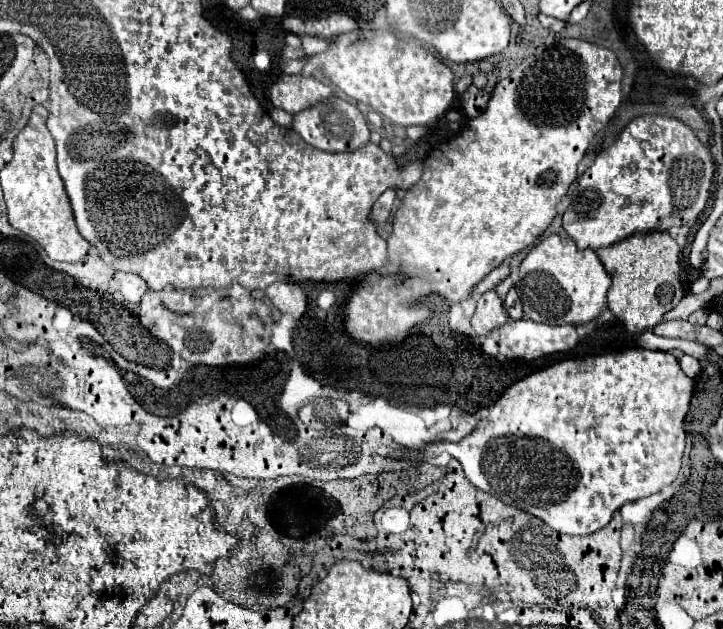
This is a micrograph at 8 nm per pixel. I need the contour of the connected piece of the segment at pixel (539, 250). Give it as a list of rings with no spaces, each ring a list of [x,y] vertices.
[[[560,234],[546,236],[528,252],[528,256],[520,264],[520,280],[516,284],[524,316],[542,324],[584,324],[594,320],[600,314],[600,308],[606,303],[608,288],[610,288],[610,276],[604,270],[598,254],[592,248],[578,250],[570,238],[562,240]]]

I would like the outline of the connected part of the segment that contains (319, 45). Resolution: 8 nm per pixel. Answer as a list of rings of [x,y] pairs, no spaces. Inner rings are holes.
[[[302,36],[302,48],[308,56],[316,56],[316,54],[328,50],[328,42],[320,40],[316,36]]]

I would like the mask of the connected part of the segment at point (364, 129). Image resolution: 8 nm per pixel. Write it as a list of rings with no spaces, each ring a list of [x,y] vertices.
[[[342,98],[326,100],[324,104],[316,104],[312,108],[298,112],[292,120],[292,130],[298,132],[306,144],[316,146],[318,150],[326,150],[326,152],[342,152],[342,150],[354,152],[358,148],[364,148],[370,142],[370,128],[366,124],[364,114]]]

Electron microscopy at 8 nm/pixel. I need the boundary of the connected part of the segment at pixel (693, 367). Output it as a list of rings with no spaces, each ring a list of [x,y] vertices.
[[[684,354],[679,359],[681,370],[690,378],[696,379],[700,376],[700,373],[696,374],[696,371],[701,371],[700,362],[690,355]]]

